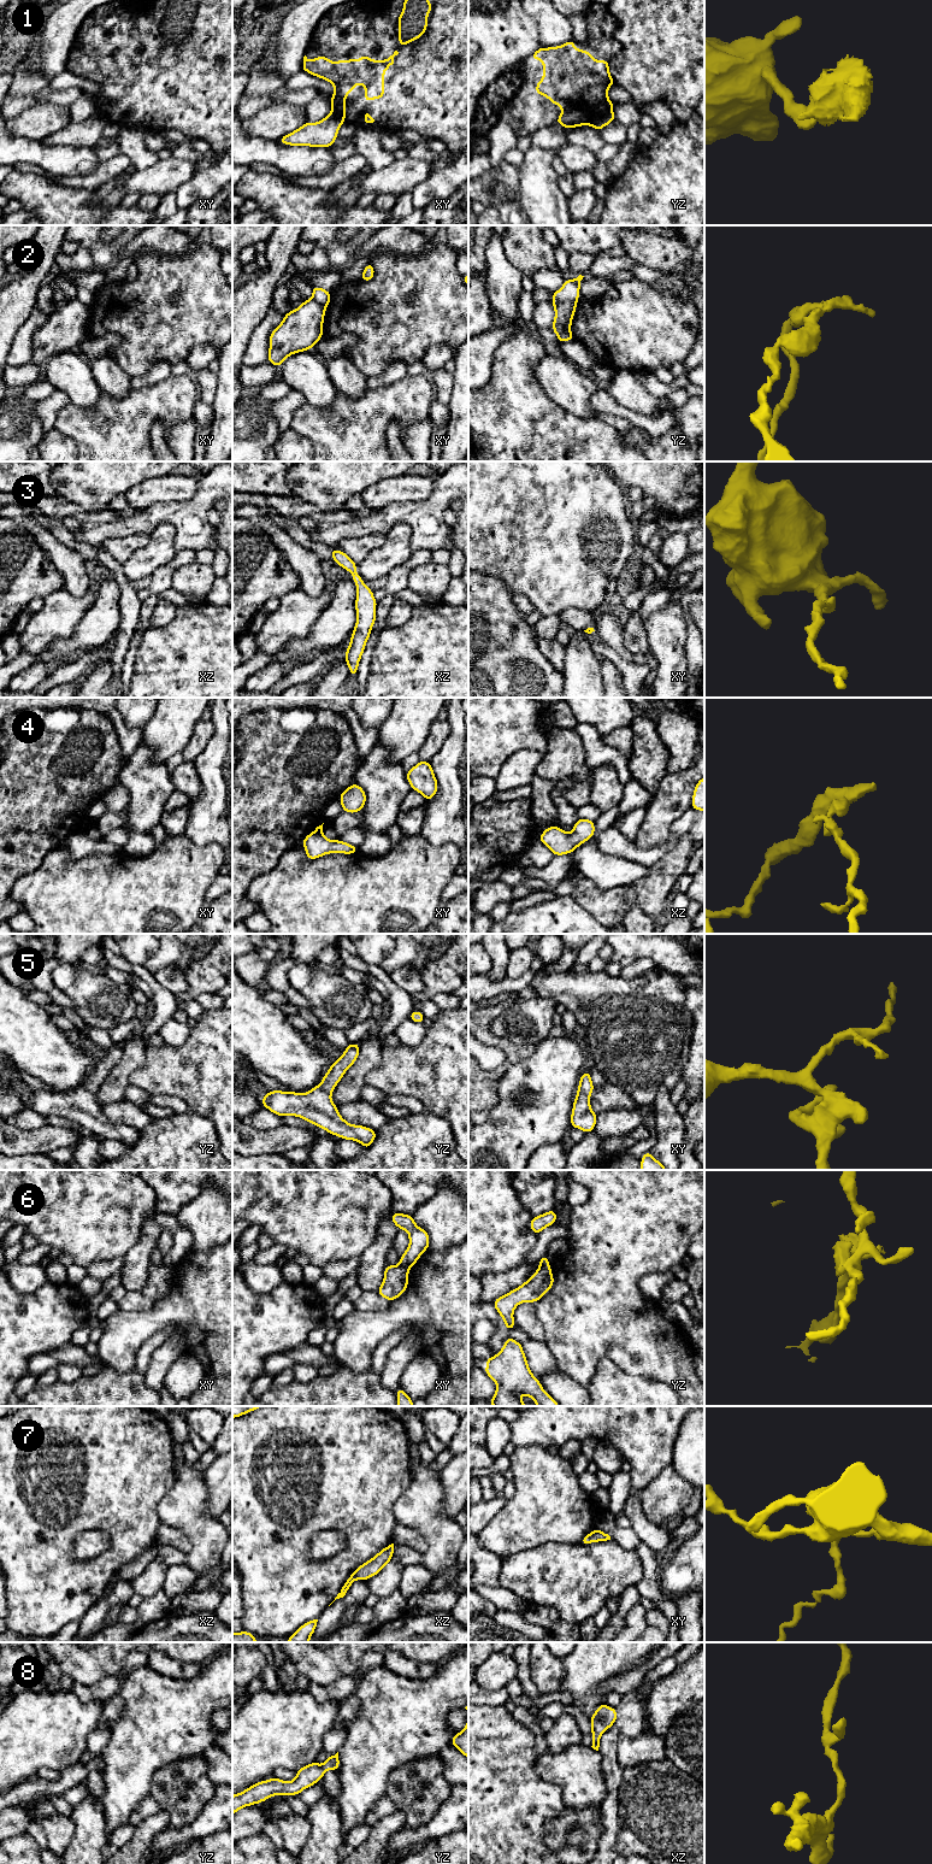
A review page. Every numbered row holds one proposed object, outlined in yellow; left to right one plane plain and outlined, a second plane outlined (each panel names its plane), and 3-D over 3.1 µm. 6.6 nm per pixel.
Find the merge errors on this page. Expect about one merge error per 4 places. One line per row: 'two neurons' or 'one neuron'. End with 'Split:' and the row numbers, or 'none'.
1: two neurons
2: two neurons
3: one neuron
4: one neuron
5: one neuron
6: two neurons
7: one neuron
8: one neuron
Split: 1, 2, 6

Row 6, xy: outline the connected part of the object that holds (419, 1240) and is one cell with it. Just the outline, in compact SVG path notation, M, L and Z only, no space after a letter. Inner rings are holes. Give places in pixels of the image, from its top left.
M394 1212L390 1219L399 1230L403 1229L408 1233L409 1245L400 1258L400 1265L409 1270L420 1256L429 1249L429 1234L415 1224L412 1215Z

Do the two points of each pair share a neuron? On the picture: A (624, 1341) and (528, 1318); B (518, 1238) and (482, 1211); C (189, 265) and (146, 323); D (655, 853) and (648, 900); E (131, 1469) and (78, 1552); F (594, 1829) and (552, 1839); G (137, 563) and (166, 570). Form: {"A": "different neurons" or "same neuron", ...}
{"A": "different neurons", "B": "same neuron", "C": "same neuron", "D": "different neurons", "E": "different neurons", "F": "same neuron", "G": "different neurons"}

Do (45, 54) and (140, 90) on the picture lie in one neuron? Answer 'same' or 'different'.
different

